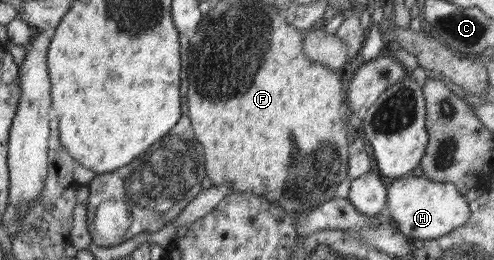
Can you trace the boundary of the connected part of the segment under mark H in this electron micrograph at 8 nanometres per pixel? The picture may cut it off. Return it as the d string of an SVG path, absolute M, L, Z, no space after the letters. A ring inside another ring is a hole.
M409 174L402 180L390 180L387 186L387 209L404 236L420 240L446 236L466 224L471 215L468 202L455 184L430 181L425 175L414 178Z

